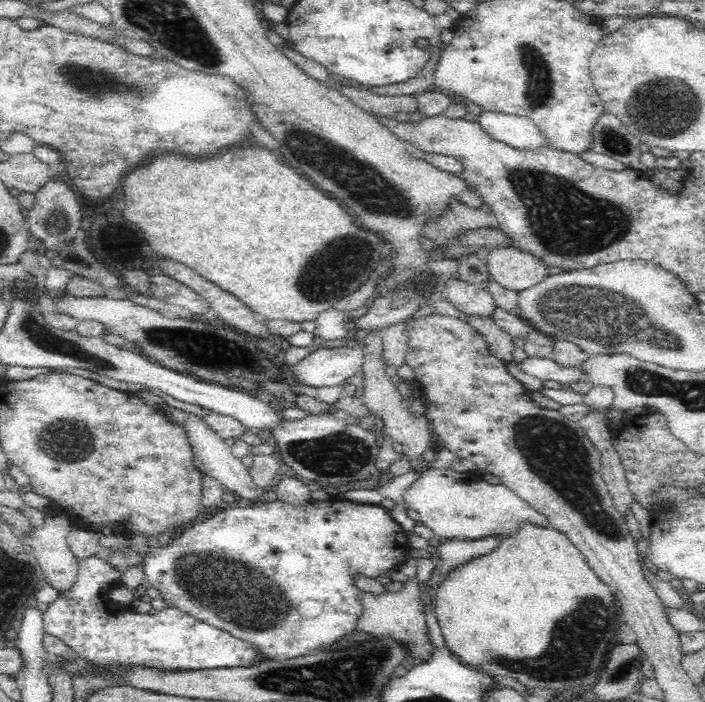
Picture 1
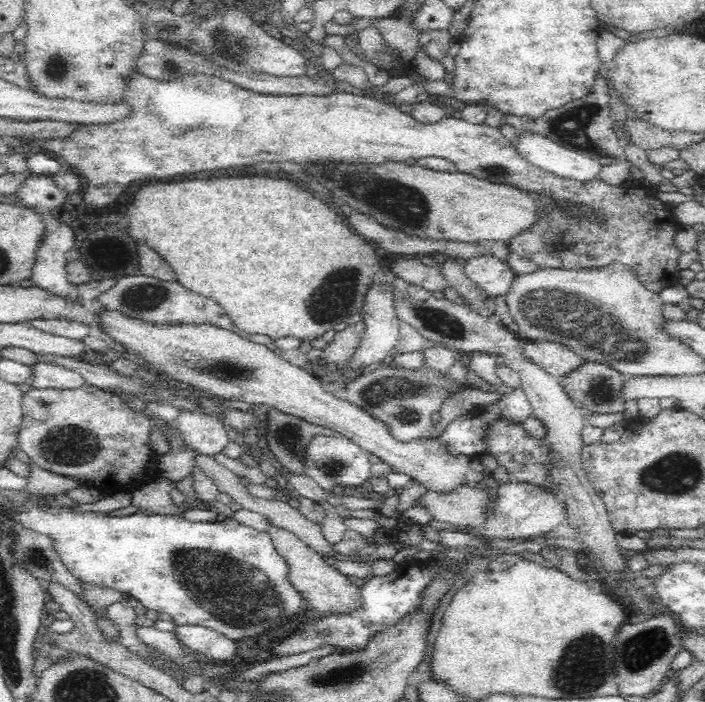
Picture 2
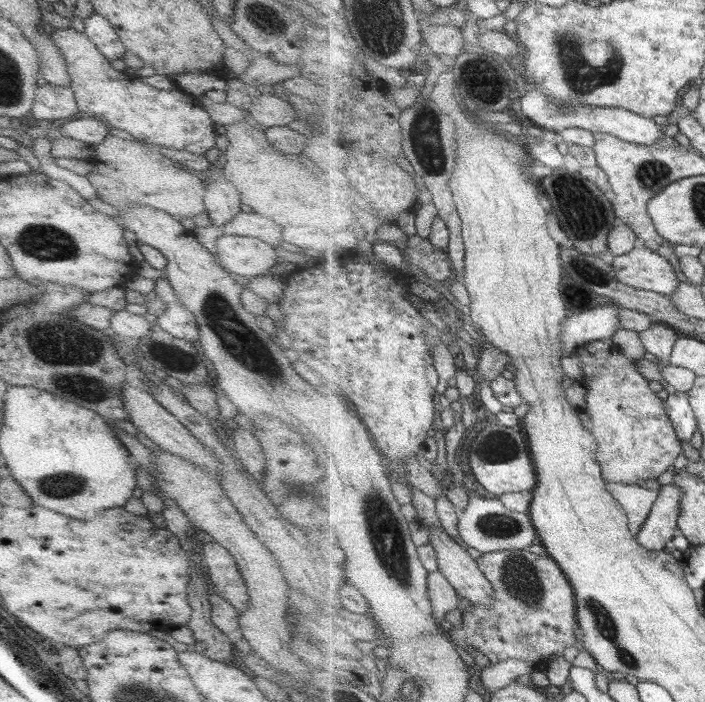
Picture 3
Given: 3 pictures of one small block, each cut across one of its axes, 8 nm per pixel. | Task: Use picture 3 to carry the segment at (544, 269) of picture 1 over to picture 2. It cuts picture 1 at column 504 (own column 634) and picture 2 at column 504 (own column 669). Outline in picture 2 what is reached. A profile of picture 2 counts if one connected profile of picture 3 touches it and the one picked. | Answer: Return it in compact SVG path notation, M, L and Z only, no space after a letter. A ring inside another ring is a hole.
M481 254L465 262L466 276L480 285L488 295L505 295L518 276L510 264L501 262L491 254Z

